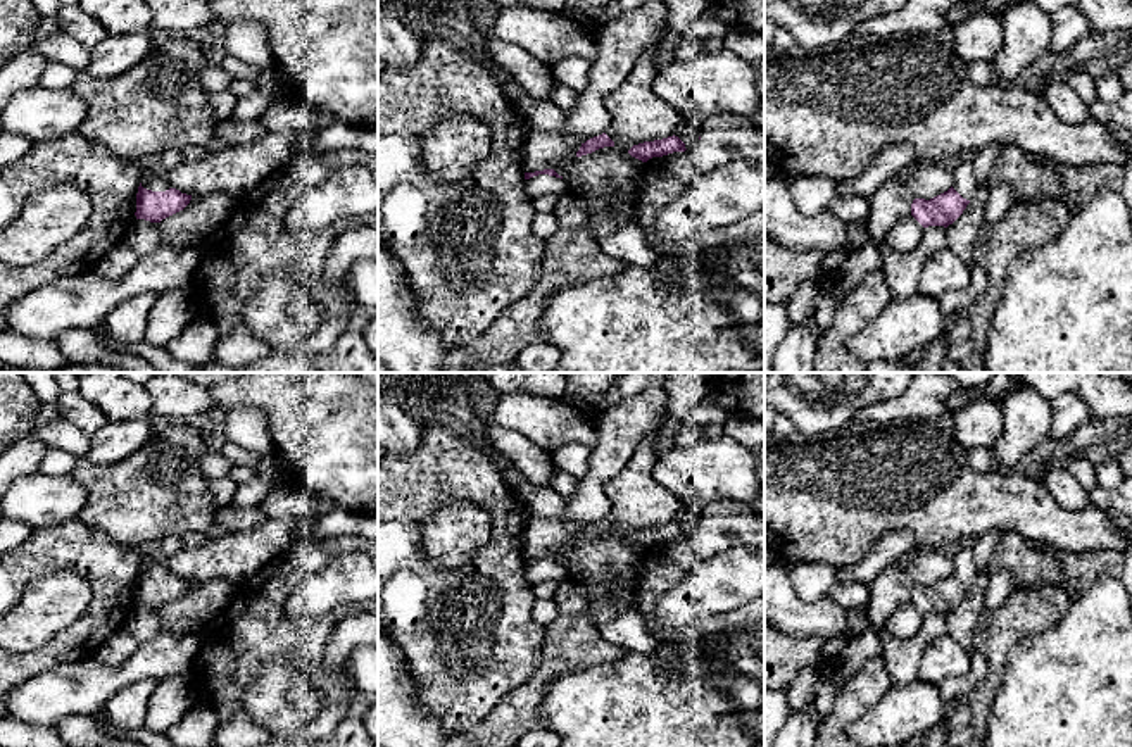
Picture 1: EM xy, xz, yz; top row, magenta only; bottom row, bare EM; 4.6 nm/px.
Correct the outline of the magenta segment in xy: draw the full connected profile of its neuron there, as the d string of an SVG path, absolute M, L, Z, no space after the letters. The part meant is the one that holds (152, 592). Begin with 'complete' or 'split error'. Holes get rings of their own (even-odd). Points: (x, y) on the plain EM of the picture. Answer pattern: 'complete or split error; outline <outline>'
split error; outline M138 554L138 559L140 573L136 580L136 606L160 609L190 590L192 581L171 574L162 564L162 557Z

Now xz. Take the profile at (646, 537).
complete; outline M668 523L663 526L644 528L633 531L628 540L642 549L647 549L652 543L663 543L673 538L685 538L685 530L678 523Z

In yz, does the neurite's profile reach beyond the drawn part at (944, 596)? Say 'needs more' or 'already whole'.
needs more

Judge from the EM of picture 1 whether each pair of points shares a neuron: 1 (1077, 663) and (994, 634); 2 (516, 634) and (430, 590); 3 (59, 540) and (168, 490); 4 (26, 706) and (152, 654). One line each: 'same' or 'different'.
1: different
2: same
3: different
4: same

